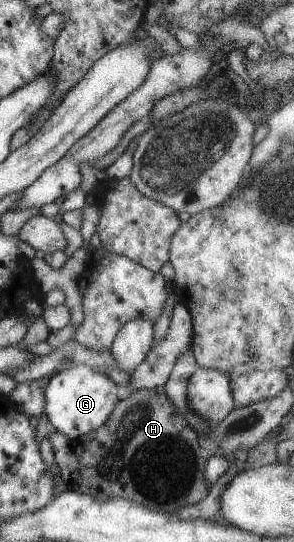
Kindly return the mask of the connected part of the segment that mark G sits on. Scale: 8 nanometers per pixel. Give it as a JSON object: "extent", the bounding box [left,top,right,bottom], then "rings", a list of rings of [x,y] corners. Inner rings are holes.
{"extent":[43,363,117,442],"rings":[[[80,363],[54,373],[43,389],[43,412],[49,421],[48,426],[52,430],[64,433],[71,442],[76,438],[79,439],[81,435],[87,434],[90,430],[100,427],[105,422],[105,419],[108,419],[108,414],[112,411],[117,401],[116,383],[106,374],[97,372],[90,366]]]}

